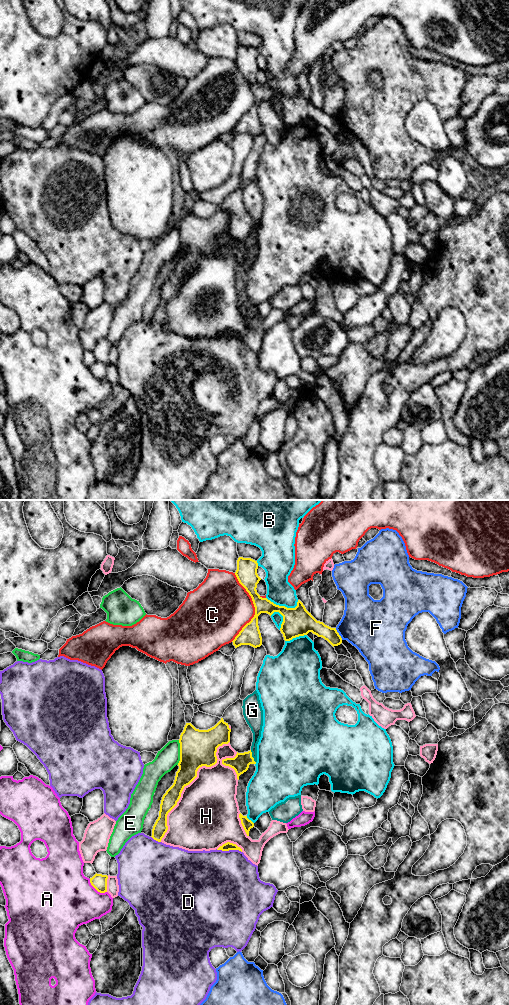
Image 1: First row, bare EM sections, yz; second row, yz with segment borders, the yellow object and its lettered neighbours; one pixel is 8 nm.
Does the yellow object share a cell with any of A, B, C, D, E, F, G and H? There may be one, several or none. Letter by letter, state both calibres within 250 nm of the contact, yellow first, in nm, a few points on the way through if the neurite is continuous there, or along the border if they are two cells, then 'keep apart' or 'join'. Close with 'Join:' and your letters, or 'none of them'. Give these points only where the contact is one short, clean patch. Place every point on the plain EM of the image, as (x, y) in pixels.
A: 120/460 nm | keep apart
B: 220/200 nm | keep apart
C: 160/460 nm | keep apart
D: 70/480 nm | keep apart
E: 300/180 nm | keep apart
F: 130/400 nm | keep apart
G: 150/100 nm | along yz (250, 238), (255, 250) | keep apart
H: 220/480 nm | keep apart
Join: none of them

